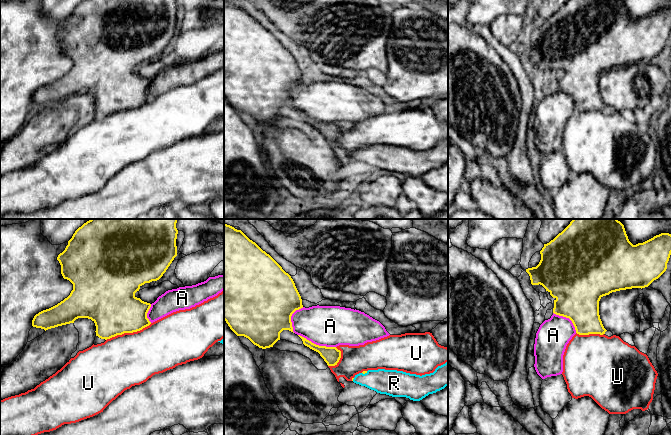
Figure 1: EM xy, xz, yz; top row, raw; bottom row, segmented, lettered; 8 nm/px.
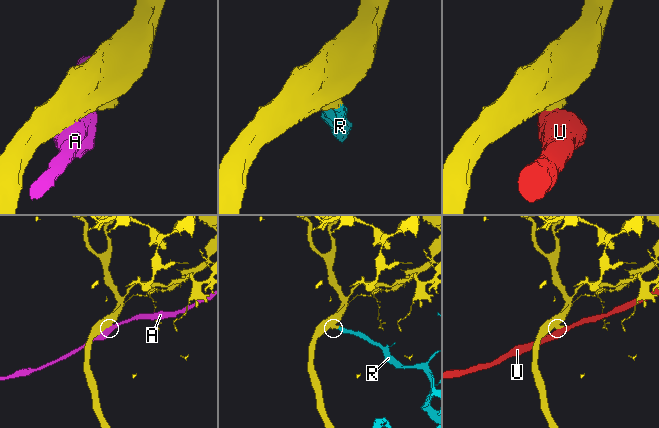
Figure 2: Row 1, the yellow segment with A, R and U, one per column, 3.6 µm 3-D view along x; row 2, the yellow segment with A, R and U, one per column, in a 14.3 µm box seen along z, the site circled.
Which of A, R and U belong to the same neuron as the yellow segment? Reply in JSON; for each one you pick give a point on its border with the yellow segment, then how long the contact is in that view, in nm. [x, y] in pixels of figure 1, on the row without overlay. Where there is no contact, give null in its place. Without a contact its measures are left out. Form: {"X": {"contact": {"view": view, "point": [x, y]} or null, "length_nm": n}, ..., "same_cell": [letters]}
{"R": {"contact": {"view": "xz", "point": [364, 149]}, "length_nm": 50}, "same_cell": ["R"]}

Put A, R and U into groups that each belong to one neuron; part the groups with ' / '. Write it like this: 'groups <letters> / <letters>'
groups A / R / U

